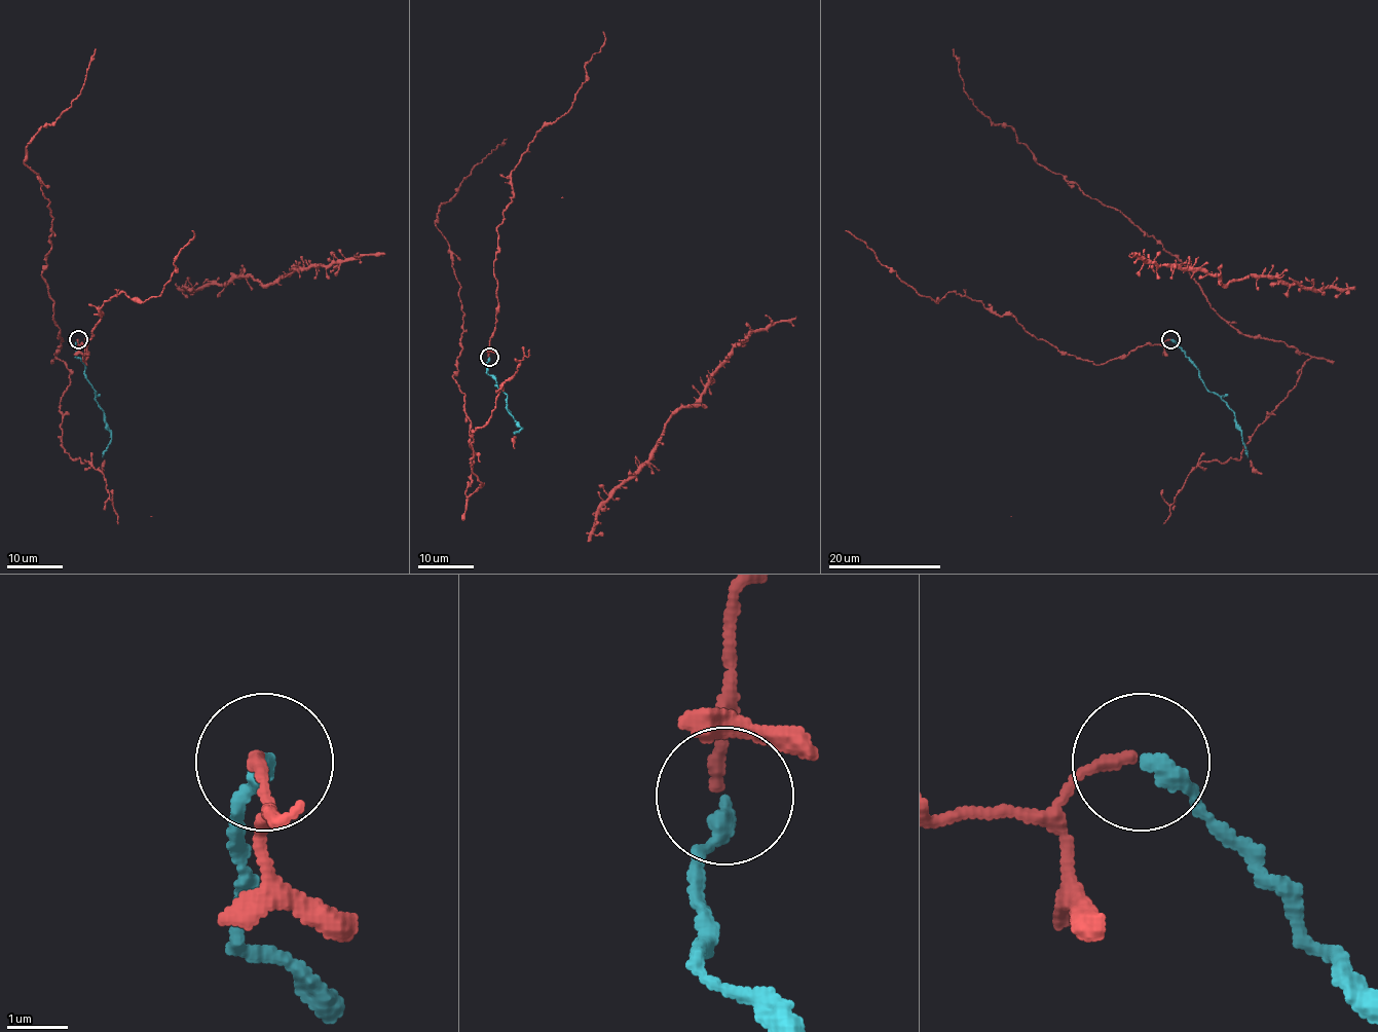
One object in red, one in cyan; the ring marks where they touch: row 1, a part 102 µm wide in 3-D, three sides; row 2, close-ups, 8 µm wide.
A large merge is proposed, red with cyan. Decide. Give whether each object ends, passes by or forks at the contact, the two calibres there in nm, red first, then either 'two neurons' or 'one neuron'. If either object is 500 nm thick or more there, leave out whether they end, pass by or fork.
red ends there; cyan ends there; 190 nm thick on the red side, 280 nm on the other; one neuron

